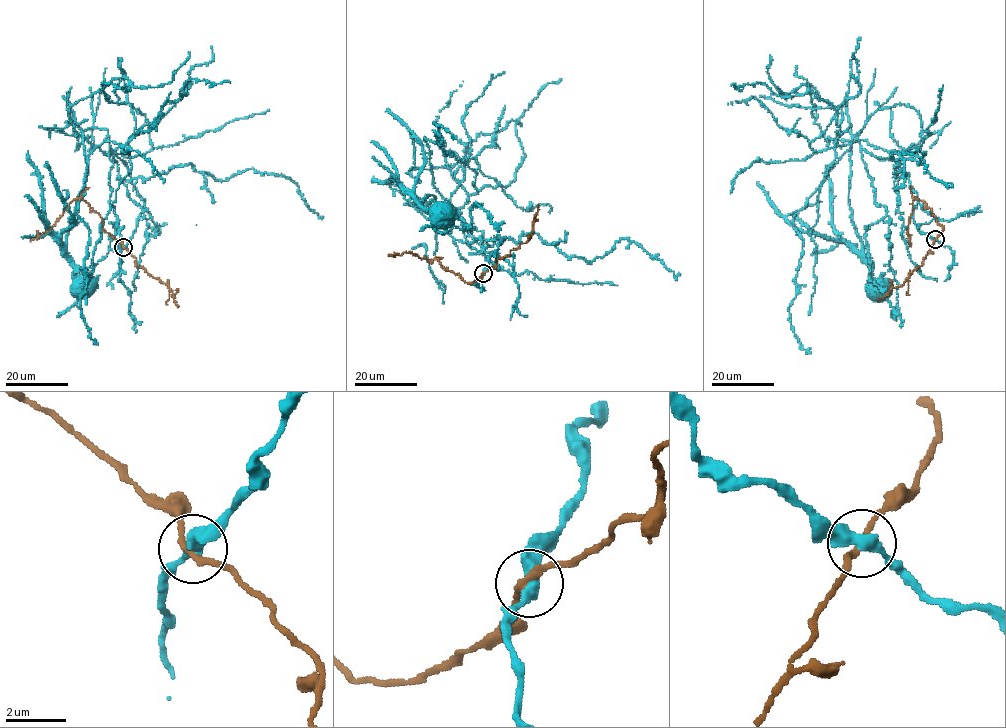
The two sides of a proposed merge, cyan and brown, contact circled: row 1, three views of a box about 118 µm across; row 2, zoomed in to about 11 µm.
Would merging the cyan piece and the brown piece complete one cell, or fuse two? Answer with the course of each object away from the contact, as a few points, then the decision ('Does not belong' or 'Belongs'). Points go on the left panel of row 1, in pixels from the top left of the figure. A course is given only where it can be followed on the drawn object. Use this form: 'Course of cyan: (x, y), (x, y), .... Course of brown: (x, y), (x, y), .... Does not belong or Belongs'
Course of cyan: (124, 248), (145, 200), (107, 130), (91, 127), (83, 132), (87, 180), (67, 234), (85, 295). Course of brown: (124, 248), (103, 228), (101, 216), (78, 197), (48, 231), (30, 242). Does not belong

